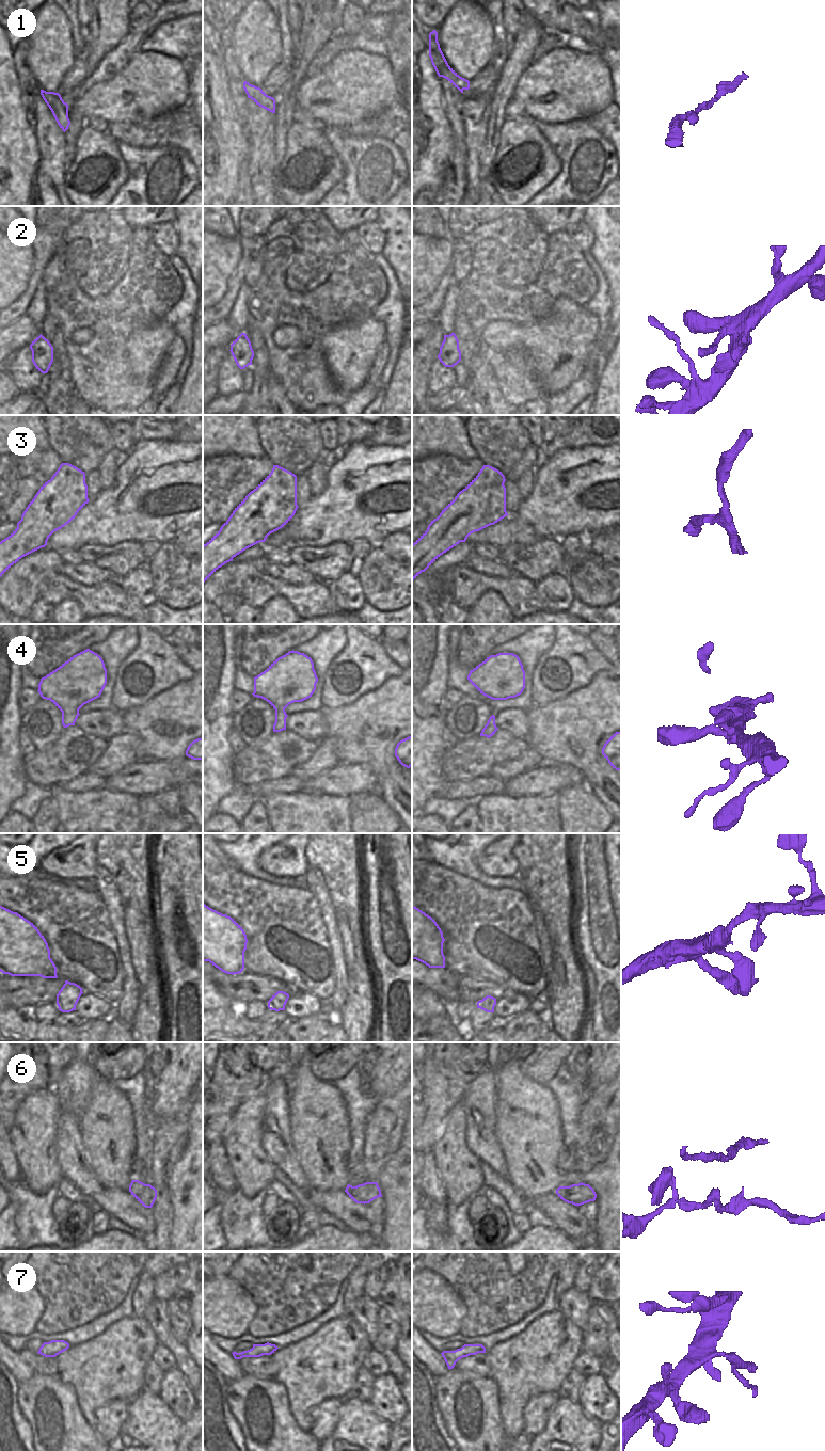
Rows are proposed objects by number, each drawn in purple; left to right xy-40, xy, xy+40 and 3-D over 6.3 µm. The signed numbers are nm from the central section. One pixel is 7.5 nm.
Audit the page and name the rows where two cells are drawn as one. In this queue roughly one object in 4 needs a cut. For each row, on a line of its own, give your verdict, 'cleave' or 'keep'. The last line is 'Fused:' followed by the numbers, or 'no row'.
1: keep
2: keep
3: keep
4: keep
5: keep
6: keep
7: keep
Fused: no row

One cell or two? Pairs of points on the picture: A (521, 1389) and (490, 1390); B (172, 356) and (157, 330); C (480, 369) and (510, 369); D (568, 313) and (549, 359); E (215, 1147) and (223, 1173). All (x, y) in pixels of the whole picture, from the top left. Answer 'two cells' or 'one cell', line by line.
A: two cells
B: two cells
C: two cells
D: one cell
E: one cell

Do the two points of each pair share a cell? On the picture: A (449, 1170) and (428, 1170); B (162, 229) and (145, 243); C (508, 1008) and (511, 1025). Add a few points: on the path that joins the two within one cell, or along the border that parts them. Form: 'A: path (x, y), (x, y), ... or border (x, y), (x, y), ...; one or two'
A: border (431, 1152), (434, 1165), (444, 1185), (445, 1195); two
B: border (148, 228), (152, 241), (168, 256); two
C: border (529, 1009), (498, 1021); two

